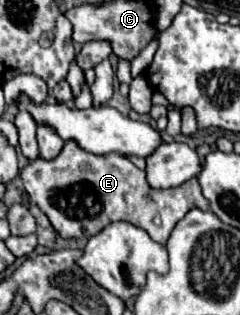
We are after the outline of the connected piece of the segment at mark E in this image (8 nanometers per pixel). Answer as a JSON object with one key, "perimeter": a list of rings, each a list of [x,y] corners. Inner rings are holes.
{"perimeter":[[[68,140],[56,158],[38,158],[30,162],[20,176],[28,186],[30,200],[48,216],[54,230],[62,238],[90,238],[108,222],[128,220],[144,226],[156,242],[166,244],[174,226],[192,208],[210,208],[196,178],[188,180],[184,186],[156,190],[148,186],[146,172],[138,170],[126,156],[96,156],[82,150],[74,140]]]}

